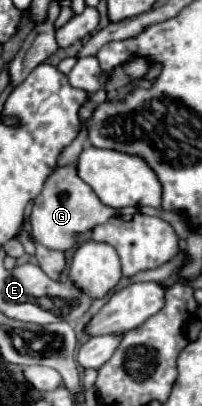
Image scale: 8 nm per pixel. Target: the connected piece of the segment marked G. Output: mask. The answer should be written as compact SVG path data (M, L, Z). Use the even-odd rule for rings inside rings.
M67 164L67 166L57 166L45 180L43 190L39 192L39 196L33 200L33 210L31 210L31 236L51 248L51 250L69 250L75 246L75 236L93 230L95 226L99 226L101 222L107 222L111 216L115 216L115 210L105 206L97 194L93 192L93 188L89 184L85 184L79 176L77 176L77 166L75 164Z

